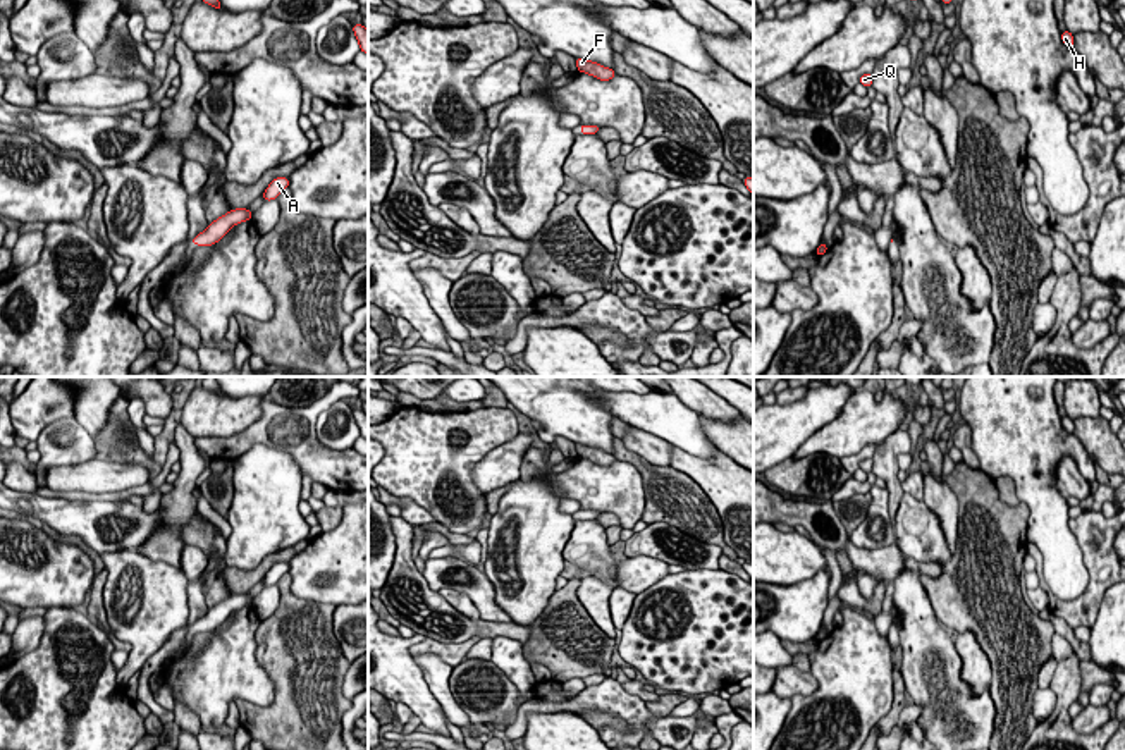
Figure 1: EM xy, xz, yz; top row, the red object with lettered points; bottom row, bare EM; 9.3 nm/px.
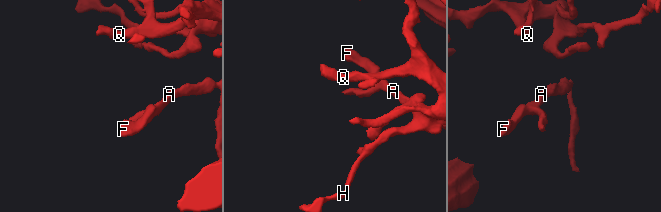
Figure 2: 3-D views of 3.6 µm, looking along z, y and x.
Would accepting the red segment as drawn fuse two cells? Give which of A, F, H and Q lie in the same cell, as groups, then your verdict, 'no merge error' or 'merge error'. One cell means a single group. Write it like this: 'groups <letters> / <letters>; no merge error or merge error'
groups A F H Q; no merge error

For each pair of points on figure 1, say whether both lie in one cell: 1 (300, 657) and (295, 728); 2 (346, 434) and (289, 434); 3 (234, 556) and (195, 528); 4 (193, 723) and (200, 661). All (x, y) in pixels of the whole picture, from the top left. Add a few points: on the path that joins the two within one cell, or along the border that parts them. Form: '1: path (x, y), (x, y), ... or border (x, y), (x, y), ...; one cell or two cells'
1: path (300, 675), (300, 711); one cell
2: border (339, 399), (317, 420), (317, 437), (332, 451); two cells
3: border (227, 542), (226, 566); two cells
4: border (176, 700), (181, 700), (203, 726); two cells

